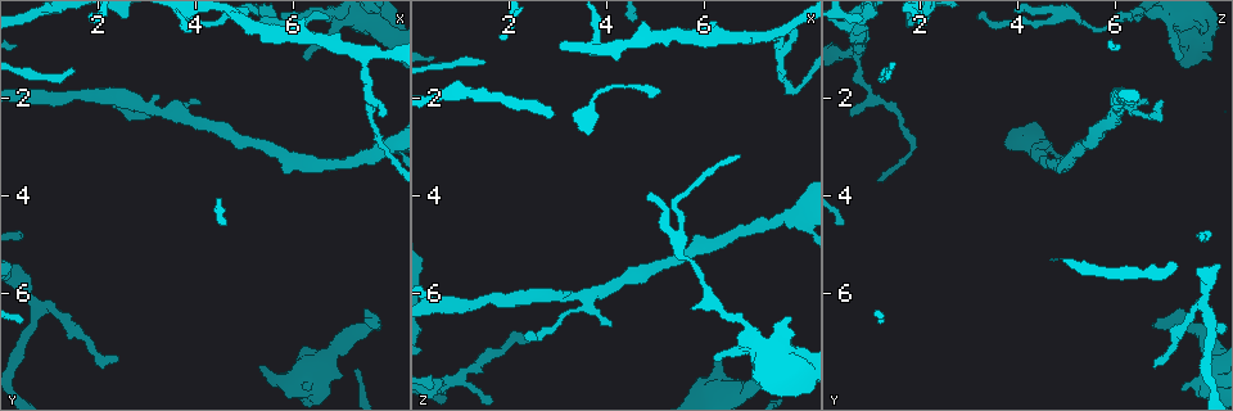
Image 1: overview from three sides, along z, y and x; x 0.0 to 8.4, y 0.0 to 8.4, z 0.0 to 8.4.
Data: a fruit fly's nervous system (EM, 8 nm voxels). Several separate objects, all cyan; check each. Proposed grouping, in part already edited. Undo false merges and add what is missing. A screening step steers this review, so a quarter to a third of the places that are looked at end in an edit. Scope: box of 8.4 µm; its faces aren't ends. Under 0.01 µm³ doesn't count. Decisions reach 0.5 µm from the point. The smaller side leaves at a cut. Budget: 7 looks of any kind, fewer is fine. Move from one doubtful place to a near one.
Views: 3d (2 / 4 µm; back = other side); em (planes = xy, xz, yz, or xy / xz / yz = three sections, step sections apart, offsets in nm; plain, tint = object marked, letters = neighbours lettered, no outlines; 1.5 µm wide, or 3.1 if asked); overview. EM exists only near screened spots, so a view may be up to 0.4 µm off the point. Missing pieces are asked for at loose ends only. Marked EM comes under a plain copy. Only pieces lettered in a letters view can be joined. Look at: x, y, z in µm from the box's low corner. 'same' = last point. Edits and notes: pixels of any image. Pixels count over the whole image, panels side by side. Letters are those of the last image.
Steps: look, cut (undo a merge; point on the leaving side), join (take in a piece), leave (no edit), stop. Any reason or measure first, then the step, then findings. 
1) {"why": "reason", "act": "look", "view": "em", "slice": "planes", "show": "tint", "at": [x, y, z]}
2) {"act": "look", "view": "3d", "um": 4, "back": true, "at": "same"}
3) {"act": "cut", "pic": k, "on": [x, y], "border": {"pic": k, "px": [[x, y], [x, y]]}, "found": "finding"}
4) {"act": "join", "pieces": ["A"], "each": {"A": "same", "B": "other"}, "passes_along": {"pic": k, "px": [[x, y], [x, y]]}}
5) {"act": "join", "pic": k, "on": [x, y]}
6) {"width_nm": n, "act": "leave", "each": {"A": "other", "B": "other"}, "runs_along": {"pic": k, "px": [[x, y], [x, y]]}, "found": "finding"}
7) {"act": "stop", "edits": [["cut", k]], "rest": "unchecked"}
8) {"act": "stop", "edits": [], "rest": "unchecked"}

{"why": "free end", "act": "look", "view": "3d", "um": 4, "at": [6.30, 7.95, 7.40]}

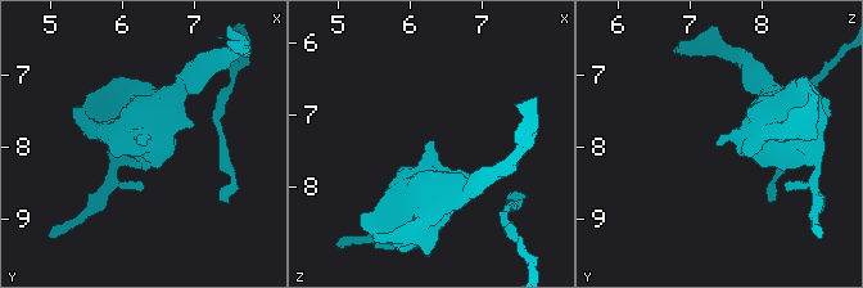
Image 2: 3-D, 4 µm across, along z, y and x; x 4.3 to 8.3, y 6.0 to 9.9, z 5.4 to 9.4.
{"act": "look", "view": "em", "slice": "xy", "step": 8, "show": "letters", "at": [6.35, 7.95, 7.45]}

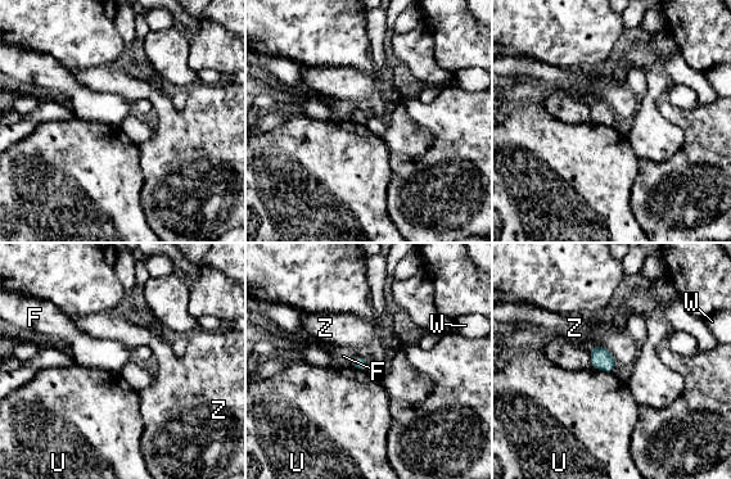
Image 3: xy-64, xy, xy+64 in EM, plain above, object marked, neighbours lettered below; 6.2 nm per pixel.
{"act": "look", "view": "em", "slice": "planes", "show": "letters", "at": "same"}

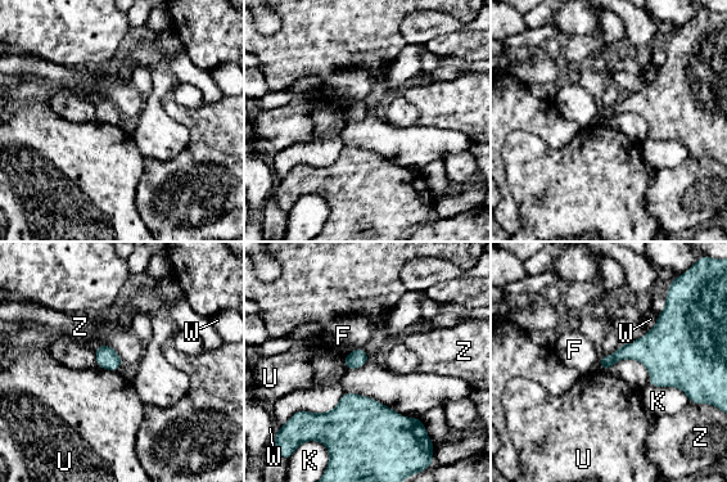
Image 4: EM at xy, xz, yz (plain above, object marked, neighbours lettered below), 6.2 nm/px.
{"act": "leave", "each": {"F": "other", "K": "other", "U": "other", "W": "other", "Z": "other"}, "border": {"pic": 4, "px": [[96, 366], [116, 372]]}, "found": "none of them fits"}

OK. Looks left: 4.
{"why": "free end", "act": "look", "view": "em", "slice": "planes", "show": "letters", "at": [7.70, 6.60, 6.80]}

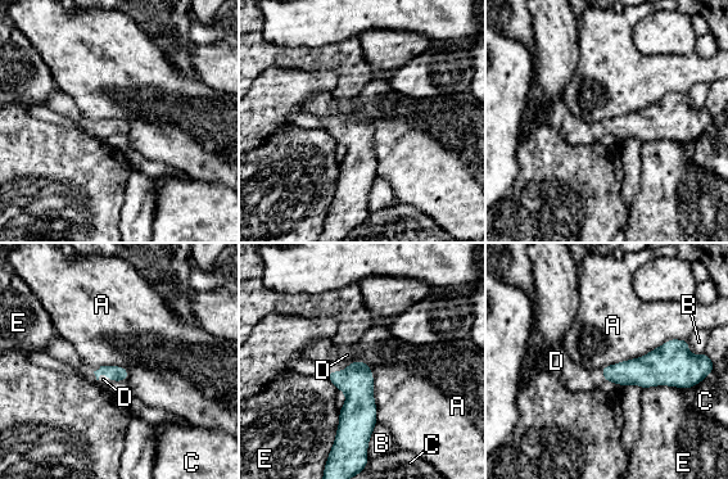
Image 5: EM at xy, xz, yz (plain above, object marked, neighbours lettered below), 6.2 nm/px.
{"act": "join", "pieces": ["D"], "each": {"A": "other", "B": "other", "C": "other", "D": "same", "E": "other"}, "passes_along": {"pic": 5, "px": [[114, 373], [103, 373], [103, 379]]}, "found": "it goes on there"}

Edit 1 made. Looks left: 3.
{"why": "redraw", "act": "look", "view": "overview"}

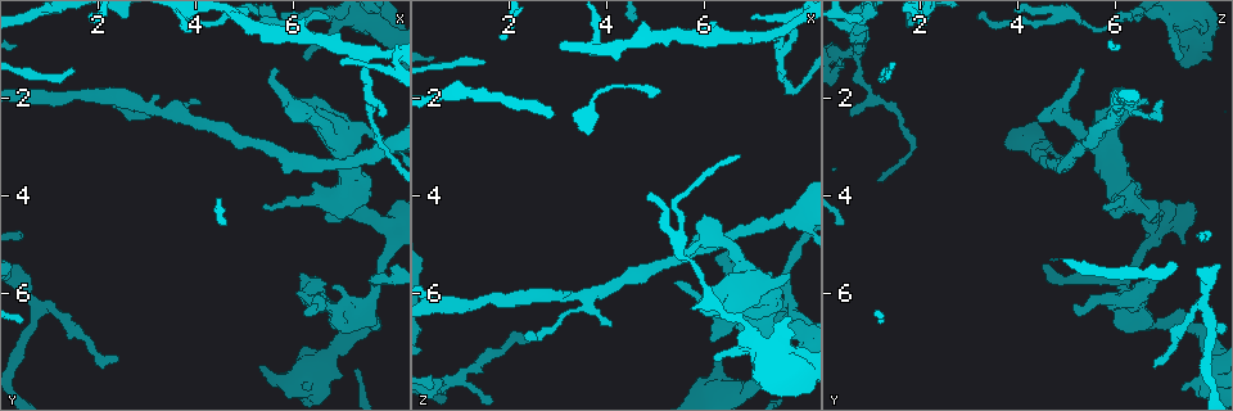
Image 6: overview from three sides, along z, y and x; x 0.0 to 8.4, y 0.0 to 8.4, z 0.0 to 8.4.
{"why": "tapers out", "act": "look", "view": "em", "slice": "planes", "show": "letters", "at": [6.30, 1.25, 7.35]}

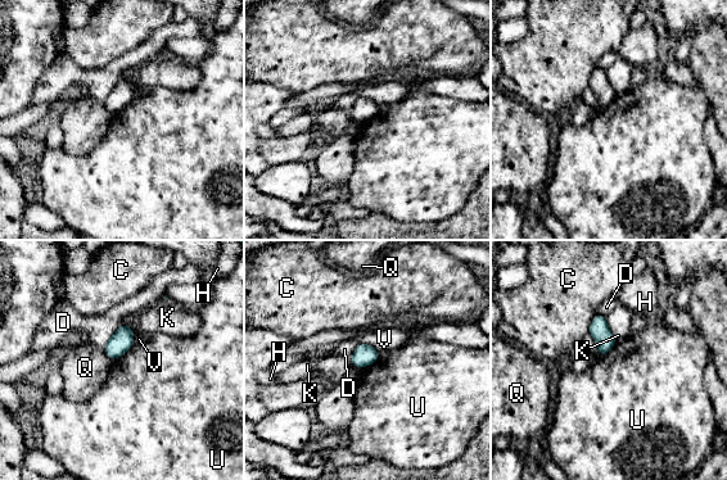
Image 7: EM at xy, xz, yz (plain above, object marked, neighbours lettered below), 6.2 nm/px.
{"width_nm": 120, "act": "leave", "each": {"C": "other", "D": "other", "H": "other", "K": "other", "Q": "other", "U": "other", "V": "other"}, "border": {"pic": 7, "px": [[134, 343], [126, 352], [112, 361]]}, "found": "none of them fits"}

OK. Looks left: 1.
{"act": "stop", "edits": [["join", 5]], "rest": "unchecked"}

